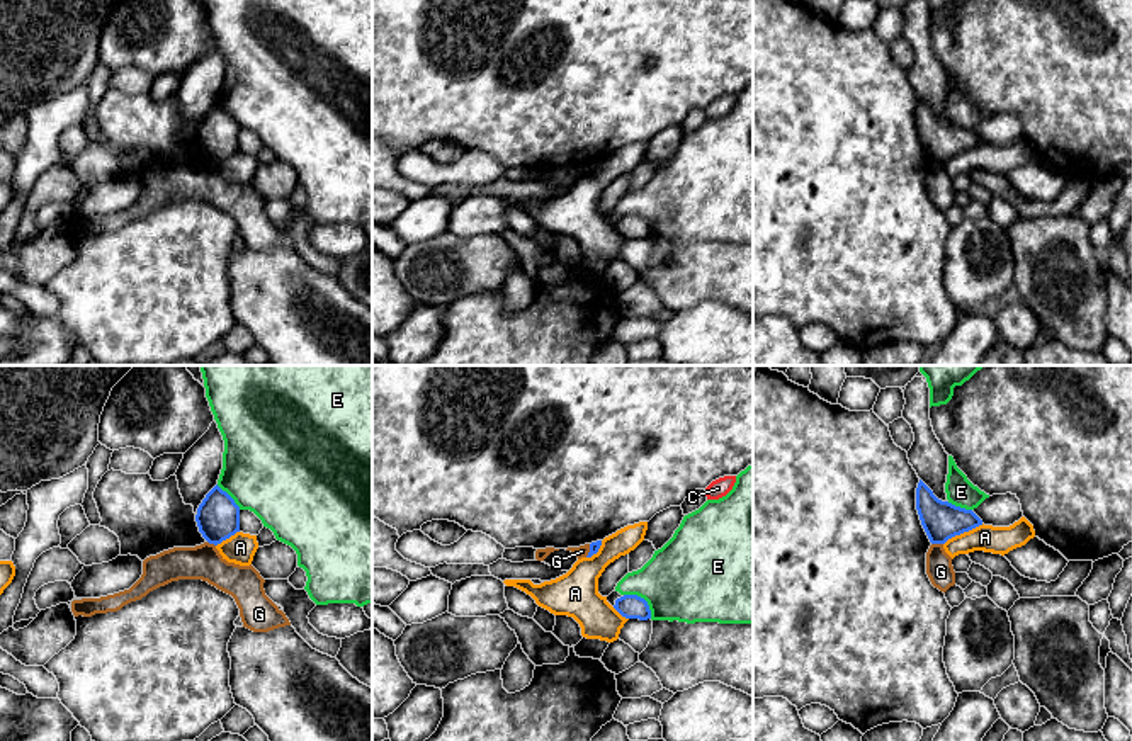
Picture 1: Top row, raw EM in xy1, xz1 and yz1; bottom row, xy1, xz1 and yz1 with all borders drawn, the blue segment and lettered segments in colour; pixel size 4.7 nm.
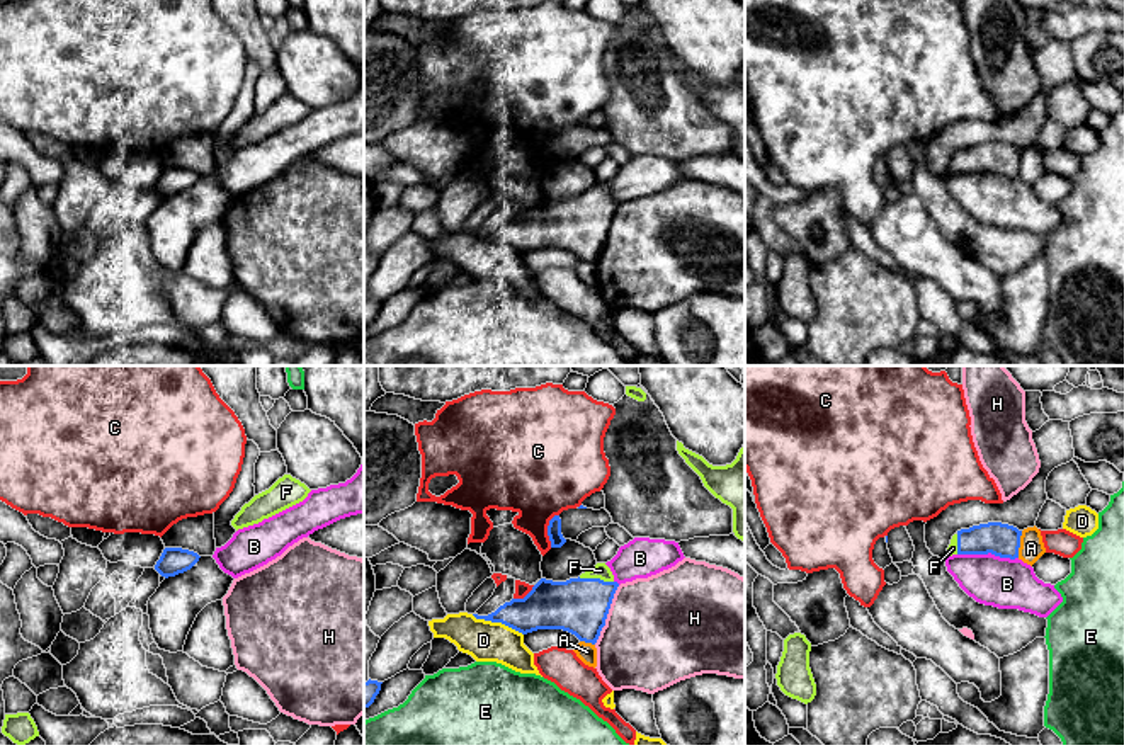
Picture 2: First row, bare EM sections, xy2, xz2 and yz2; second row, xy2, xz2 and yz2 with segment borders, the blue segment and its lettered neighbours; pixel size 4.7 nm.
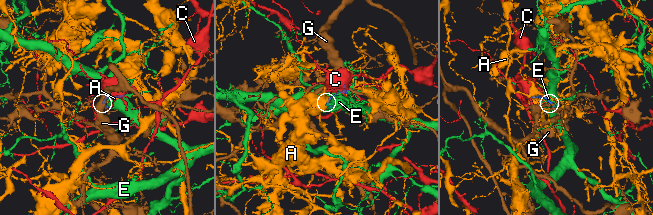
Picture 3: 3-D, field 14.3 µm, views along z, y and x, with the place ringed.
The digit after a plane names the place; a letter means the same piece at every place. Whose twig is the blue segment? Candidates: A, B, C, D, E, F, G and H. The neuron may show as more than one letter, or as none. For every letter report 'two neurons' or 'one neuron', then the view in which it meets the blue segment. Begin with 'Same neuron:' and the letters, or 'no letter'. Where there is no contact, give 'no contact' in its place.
Same neuron: F
A: two neurons; contact in yz1
B: two neurons; contact in yz2
C: two neurons; contact in xz2
D: two neurons; contact in xz2
E: two neurons; contact in xz1
F: one neuron; contact in xz2
G: two neurons; contact in yz1
H: two neurons; contact in xz2

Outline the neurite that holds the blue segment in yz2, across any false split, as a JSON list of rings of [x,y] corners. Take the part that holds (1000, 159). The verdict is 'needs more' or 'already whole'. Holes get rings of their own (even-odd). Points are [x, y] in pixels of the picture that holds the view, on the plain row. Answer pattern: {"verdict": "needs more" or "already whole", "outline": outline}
{"verdict": "needs more", "outline": [[[988,141],[957,150],[947,167],[945,175],[952,173],[995,173],[1000,177],[1019,177],[1020,155],[1013,145]]]}

